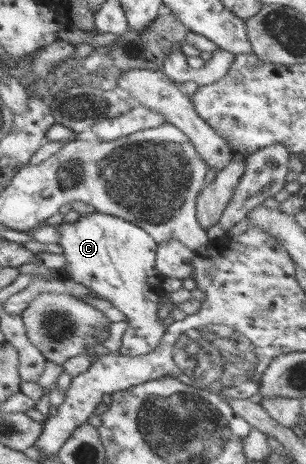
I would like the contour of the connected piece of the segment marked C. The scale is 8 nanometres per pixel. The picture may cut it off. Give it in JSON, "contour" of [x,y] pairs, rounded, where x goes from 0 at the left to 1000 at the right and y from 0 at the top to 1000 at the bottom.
{"contour":[[[320,455],[284,468],[261,466],[232,485],[193,494],[190,504],[190,526],[222,565],[206,580],[229,593],[225,601],[301,623],[412,679],[418,707],[386,761],[500,769],[546,709],[510,679],[526,662],[533,601],[503,575],[513,541],[503,515],[438,481]]]}

